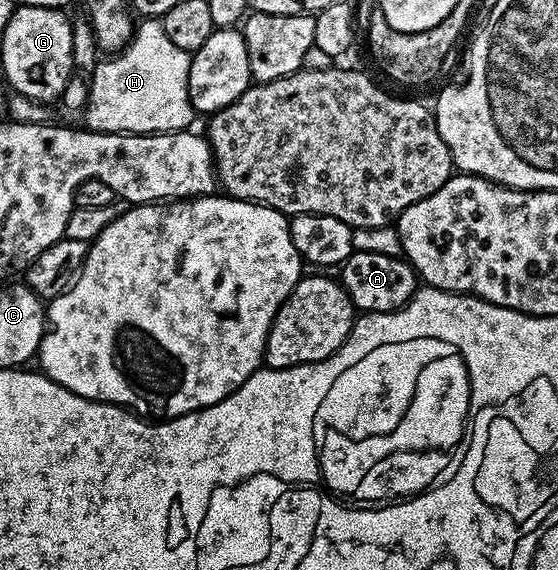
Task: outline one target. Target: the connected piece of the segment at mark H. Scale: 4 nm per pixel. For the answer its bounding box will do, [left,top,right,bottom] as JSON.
[81,17,193,135]

